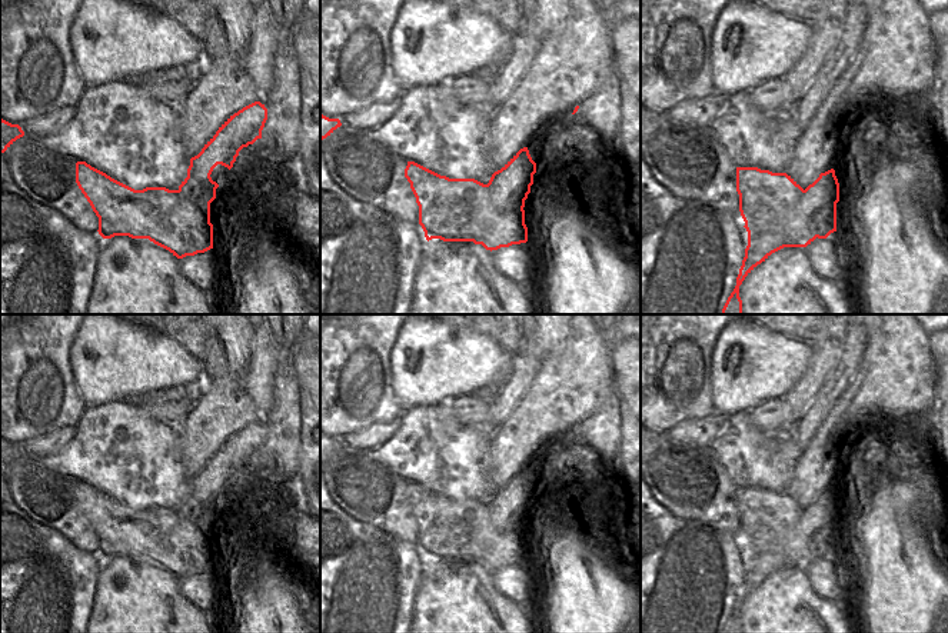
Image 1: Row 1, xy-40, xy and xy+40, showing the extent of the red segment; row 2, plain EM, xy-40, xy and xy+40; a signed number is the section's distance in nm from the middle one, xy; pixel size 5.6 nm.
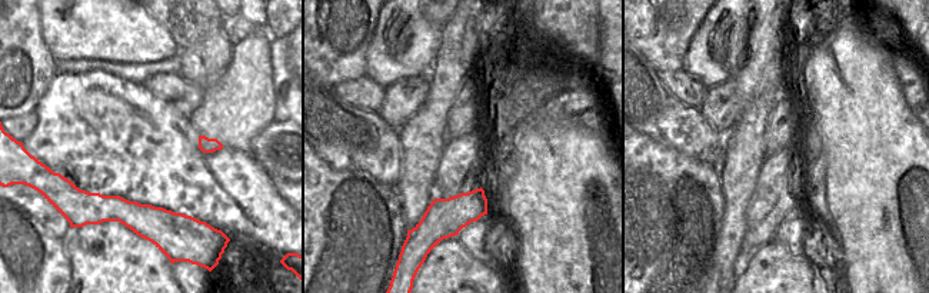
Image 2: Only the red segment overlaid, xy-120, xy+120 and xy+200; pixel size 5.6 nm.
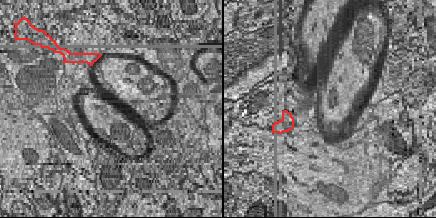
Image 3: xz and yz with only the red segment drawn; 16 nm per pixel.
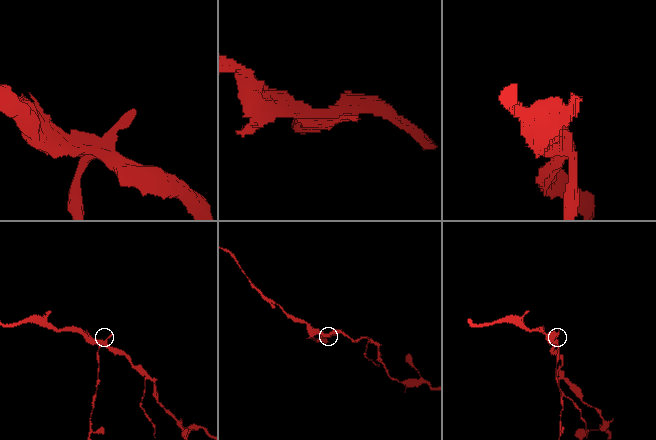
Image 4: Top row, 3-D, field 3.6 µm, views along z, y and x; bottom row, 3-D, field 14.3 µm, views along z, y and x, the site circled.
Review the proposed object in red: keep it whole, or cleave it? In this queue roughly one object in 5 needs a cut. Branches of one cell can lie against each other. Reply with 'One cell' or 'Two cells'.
Two cells.

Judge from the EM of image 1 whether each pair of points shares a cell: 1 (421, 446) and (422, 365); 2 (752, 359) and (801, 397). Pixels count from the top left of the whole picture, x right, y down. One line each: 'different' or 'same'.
1: different
2: different

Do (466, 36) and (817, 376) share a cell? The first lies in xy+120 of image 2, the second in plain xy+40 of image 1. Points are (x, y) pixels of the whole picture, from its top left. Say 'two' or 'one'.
one

